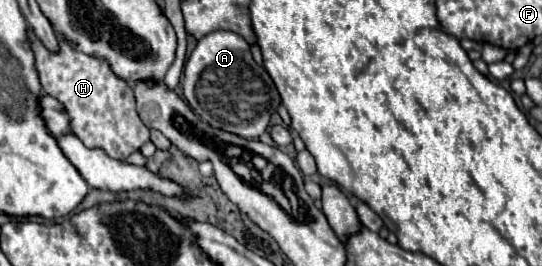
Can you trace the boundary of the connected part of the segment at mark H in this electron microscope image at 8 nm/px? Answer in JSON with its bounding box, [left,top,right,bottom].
[27,29,149,159]

